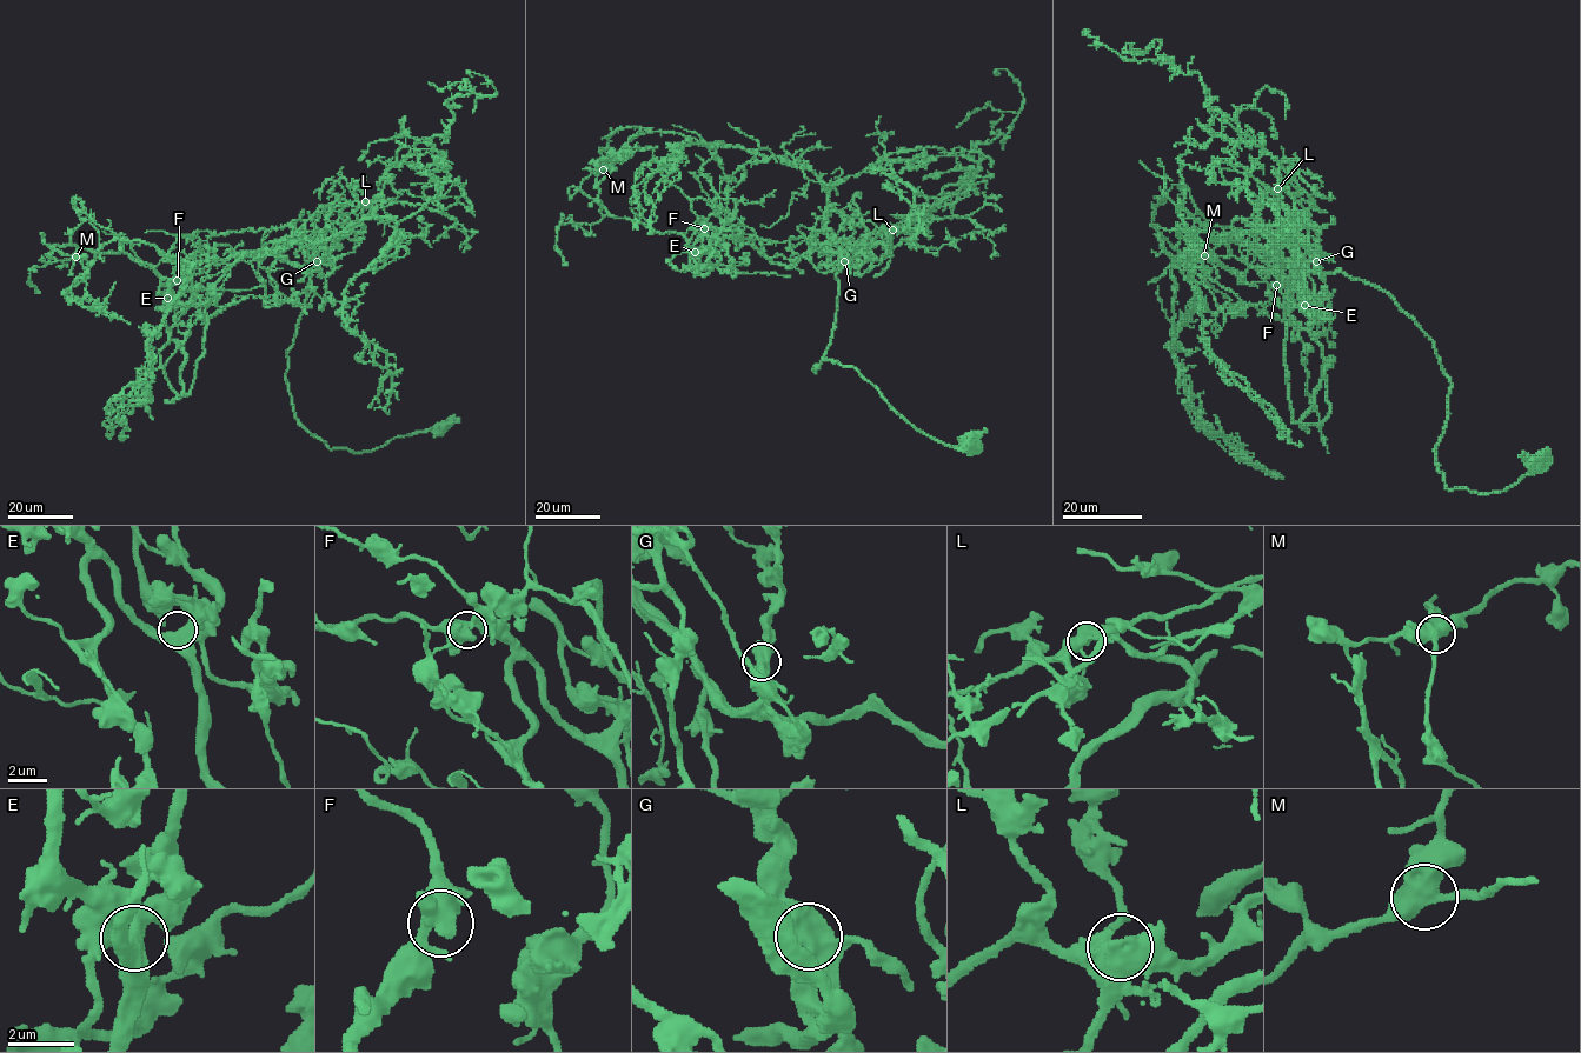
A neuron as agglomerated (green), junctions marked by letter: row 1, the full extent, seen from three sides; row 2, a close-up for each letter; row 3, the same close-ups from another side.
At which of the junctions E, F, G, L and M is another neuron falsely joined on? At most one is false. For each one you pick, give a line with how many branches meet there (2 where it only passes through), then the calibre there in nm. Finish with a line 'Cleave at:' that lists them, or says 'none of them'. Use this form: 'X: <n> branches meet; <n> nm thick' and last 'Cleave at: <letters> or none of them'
G: 3 branches meet; 550 nm thick
Cleave at: G

